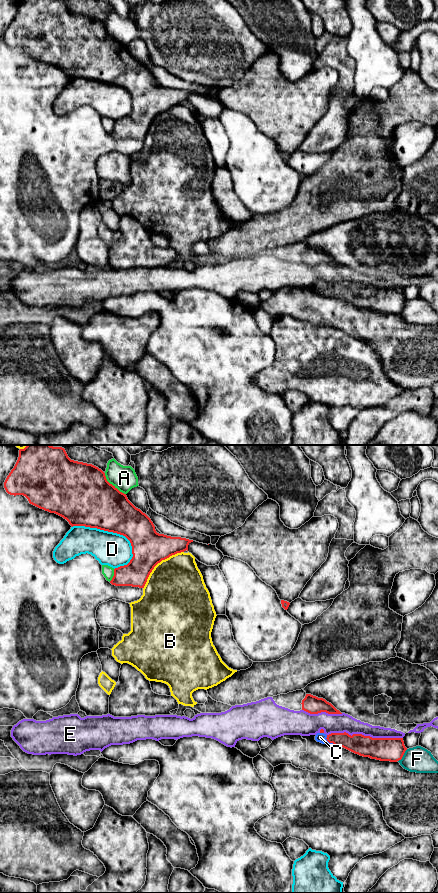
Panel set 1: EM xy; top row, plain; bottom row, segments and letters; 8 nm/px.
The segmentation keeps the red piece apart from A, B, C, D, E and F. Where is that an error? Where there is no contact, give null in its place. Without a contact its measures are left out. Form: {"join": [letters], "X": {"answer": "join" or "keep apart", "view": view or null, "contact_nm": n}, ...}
{"join": ["C"], "A": {"answer": "keep apart", "view": "xy", "contact_nm": 240}, "B": {"answer": "keep apart", "view": "xy", "contact_nm": 440}, "C": {"answer": "join", "view": "xy", "contact_nm": 100}, "D": {"answer": "keep apart", "view": "xy", "contact_nm": 550}, "E": {"answer": "keep apart", "view": "xy", "contact_nm": 600}, "F": {"answer": "keep apart", "view": "xy", "contact_nm": 130}}

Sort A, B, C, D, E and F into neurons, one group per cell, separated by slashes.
A / B / C / D / E / F

